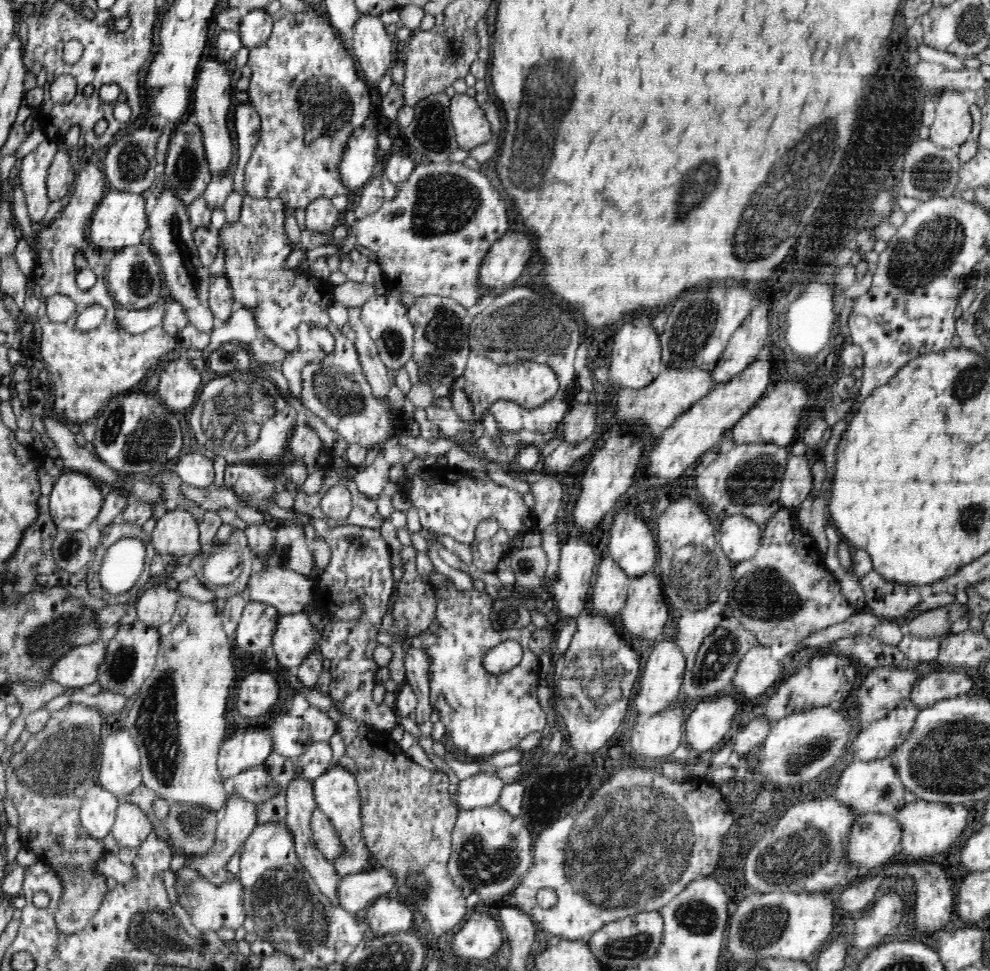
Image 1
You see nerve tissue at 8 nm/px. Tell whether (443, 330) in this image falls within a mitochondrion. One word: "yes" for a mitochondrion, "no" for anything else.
yes

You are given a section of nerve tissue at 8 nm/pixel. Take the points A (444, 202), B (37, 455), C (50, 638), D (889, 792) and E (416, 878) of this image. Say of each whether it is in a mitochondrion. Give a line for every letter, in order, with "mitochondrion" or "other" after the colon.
A: mitochondrion
B: other
C: mitochondrion
D: mitochondrion
E: mitochondrion

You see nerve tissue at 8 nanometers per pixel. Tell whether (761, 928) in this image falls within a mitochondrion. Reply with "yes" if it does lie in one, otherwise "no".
yes

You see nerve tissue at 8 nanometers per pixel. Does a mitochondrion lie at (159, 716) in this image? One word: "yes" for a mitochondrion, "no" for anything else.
yes

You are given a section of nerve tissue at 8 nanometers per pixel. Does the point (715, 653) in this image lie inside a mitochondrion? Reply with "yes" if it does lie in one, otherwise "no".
yes

